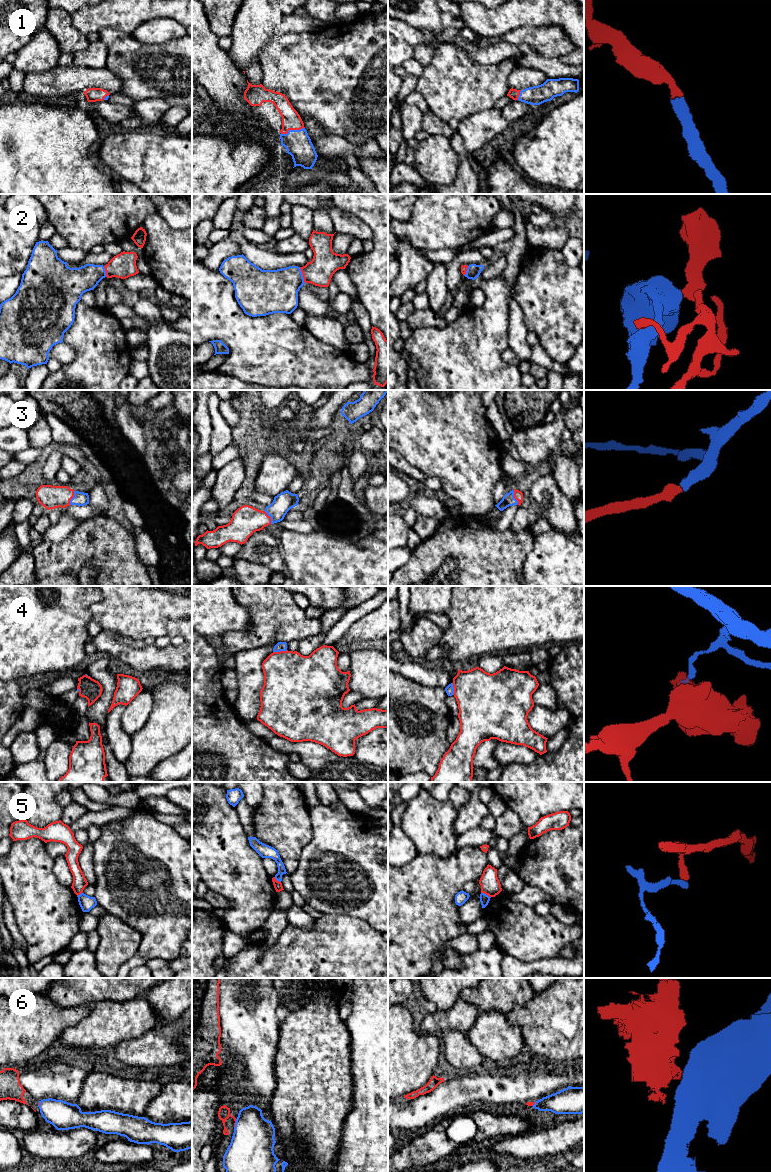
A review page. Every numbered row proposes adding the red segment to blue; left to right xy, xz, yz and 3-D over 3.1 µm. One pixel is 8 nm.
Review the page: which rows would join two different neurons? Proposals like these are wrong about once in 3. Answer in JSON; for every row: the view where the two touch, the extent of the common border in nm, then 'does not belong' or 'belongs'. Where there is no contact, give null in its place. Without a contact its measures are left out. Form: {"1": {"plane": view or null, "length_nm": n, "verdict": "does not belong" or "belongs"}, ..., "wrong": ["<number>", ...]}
{"1": {"plane": "xz", "length_nm": 200, "verdict": "belongs"}, "2": {"plane": "xz", "length_nm": 140, "verdict": "belongs"}, "3": {"plane": "yz", "length_nm": 130, "verdict": "belongs"}, "4": {"plane": "xz", "length_nm": 120, "verdict": "does not belong"}, "5": {"plane": "yz", "length_nm": 90, "verdict": "does not belong"}, "6": {"plane": "xz", "length_nm": 70, "verdict": "does not belong"}, "wrong": ["4", "5", "6"]}

